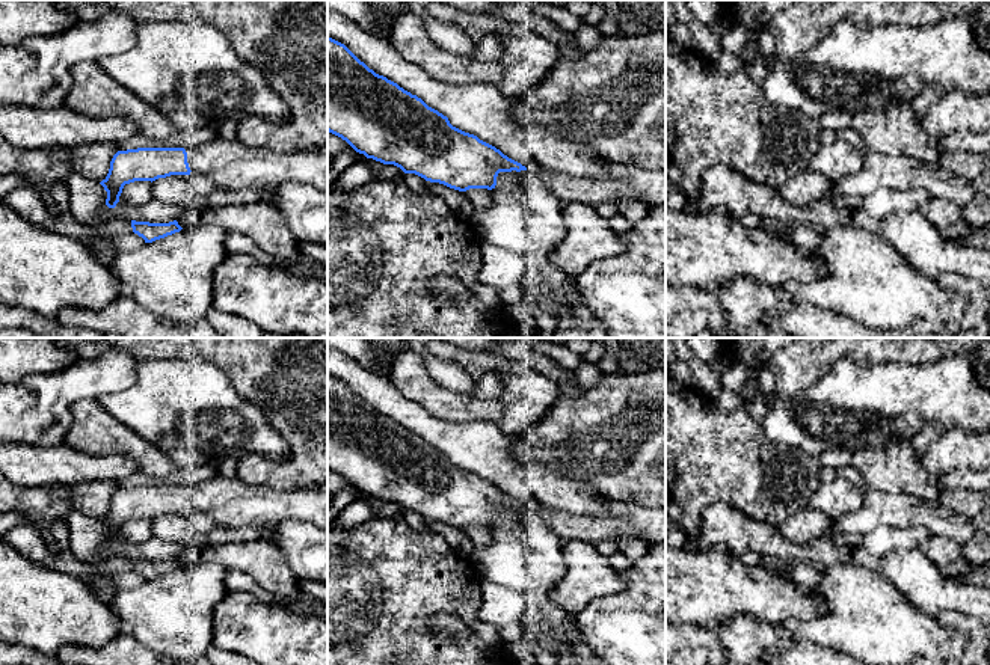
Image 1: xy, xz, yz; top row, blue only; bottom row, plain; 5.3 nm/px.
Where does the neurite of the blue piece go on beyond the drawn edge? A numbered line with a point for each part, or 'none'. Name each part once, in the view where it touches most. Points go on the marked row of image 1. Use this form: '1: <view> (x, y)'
1: xy (228, 163)

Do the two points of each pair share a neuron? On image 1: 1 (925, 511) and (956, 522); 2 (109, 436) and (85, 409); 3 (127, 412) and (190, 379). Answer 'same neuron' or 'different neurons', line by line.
1: same neuron
2: same neuron
3: same neuron

